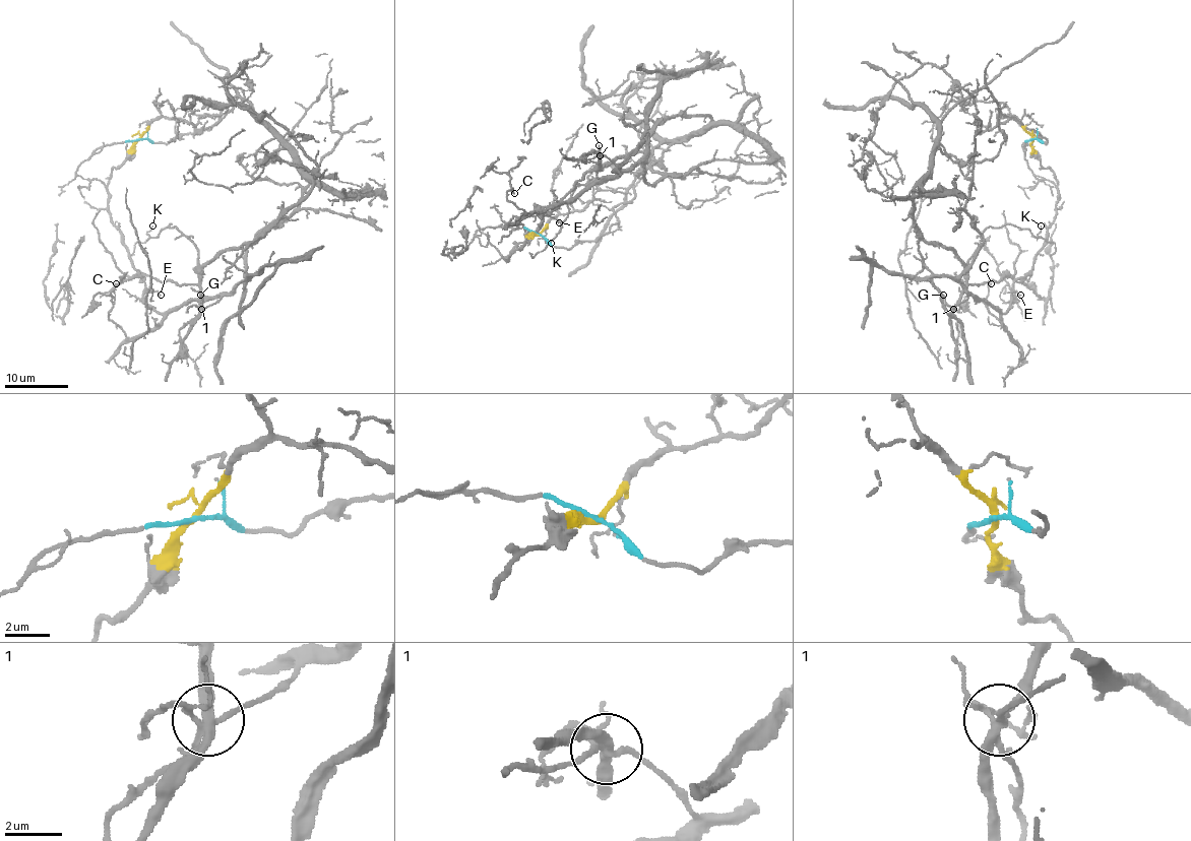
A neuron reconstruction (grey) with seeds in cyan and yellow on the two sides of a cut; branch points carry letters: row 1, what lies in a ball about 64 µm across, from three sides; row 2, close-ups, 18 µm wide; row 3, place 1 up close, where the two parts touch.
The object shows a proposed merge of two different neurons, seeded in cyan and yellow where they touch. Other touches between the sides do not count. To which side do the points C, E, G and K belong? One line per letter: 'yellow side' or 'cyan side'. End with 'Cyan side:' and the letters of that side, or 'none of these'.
C: yellow side
E: yellow side
G: yellow side
K: cyan side
Cyan side: K

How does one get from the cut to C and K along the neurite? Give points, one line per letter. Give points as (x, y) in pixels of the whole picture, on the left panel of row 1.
C: (140, 138), (110, 174), (108, 213), (144, 280), (143, 300), (163, 320), (127, 337), (108, 318), (116, 283)
K: (140, 138), (197, 134), (236, 87), (312, 180), (253, 242), (200, 264), (177, 228), (151, 238), (152, 227)

